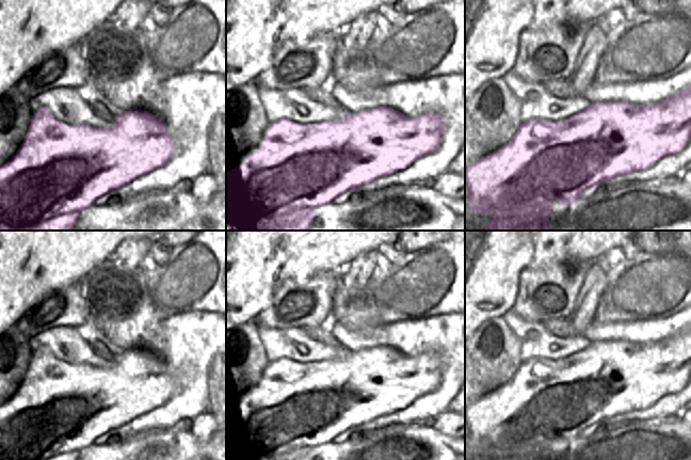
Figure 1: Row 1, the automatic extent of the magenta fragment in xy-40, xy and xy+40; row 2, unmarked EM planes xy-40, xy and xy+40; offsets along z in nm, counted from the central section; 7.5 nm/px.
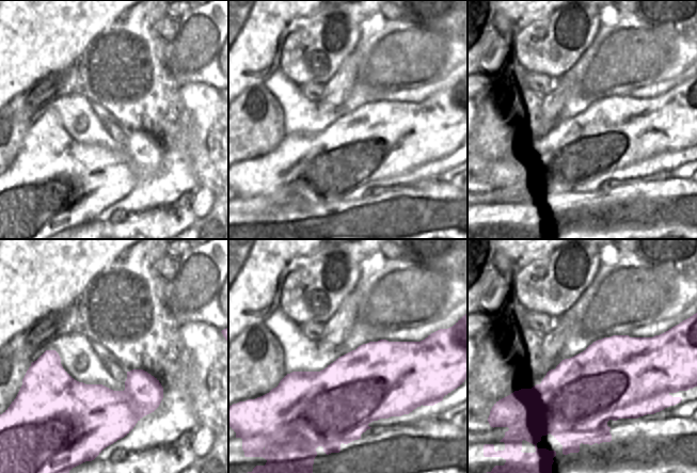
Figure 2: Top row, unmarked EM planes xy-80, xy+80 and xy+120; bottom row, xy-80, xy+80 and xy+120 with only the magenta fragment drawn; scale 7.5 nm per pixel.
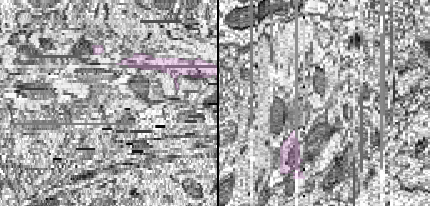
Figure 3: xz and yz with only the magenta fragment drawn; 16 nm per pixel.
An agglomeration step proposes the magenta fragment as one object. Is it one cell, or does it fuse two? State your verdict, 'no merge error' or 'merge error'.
no merge error

